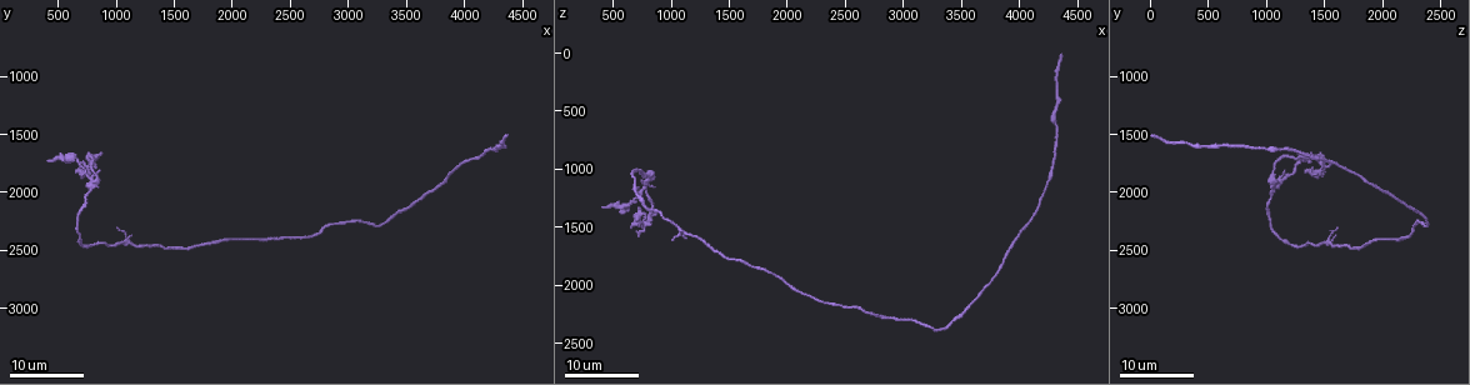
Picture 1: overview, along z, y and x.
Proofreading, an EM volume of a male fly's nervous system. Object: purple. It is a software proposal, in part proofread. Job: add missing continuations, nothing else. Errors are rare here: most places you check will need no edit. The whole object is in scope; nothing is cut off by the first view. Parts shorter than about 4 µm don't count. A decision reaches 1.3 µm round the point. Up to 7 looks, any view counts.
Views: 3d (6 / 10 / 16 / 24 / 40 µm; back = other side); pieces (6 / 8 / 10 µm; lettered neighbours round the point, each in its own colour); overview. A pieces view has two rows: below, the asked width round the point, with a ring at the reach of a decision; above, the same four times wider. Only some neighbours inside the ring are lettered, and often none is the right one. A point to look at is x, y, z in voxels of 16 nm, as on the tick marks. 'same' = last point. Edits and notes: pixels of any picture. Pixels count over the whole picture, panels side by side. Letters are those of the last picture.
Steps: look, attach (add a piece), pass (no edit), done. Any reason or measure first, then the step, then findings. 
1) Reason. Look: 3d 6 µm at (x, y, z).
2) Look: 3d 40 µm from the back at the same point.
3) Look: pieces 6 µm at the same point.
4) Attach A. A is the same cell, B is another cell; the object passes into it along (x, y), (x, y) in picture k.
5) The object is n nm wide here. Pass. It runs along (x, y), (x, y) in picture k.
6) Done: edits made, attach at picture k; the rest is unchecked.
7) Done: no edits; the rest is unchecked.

An open end. Look: 3d 24 µm at (4360, 1520, 20).

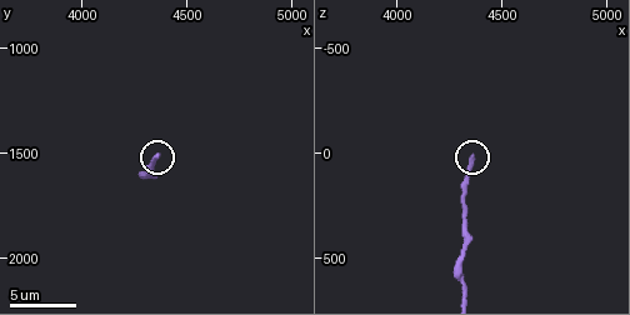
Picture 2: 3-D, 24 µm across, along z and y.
Look: pieces 6 µm at (4350, 1510, 10).

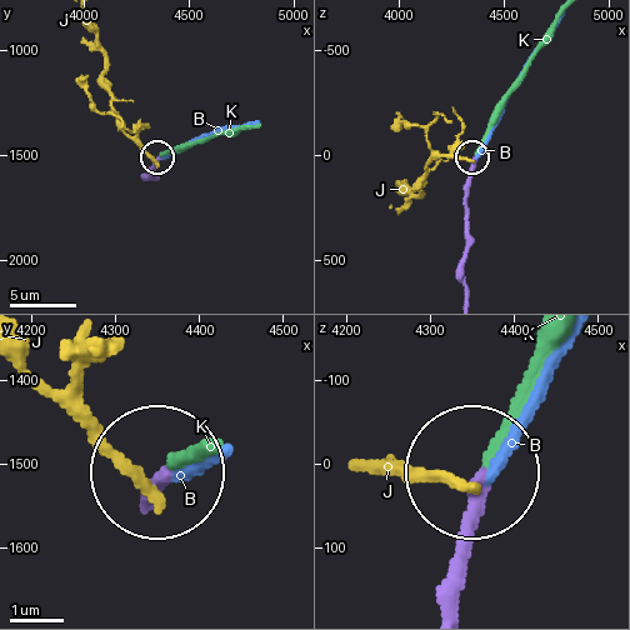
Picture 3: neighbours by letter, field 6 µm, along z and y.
Attach B. B is the same cell, J and K are other cells; the object passes into it along (143, 506), (161, 475), (205, 456) in picture 3; the neuron continues.

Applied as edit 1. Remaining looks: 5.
See it whole again. Look: overview.

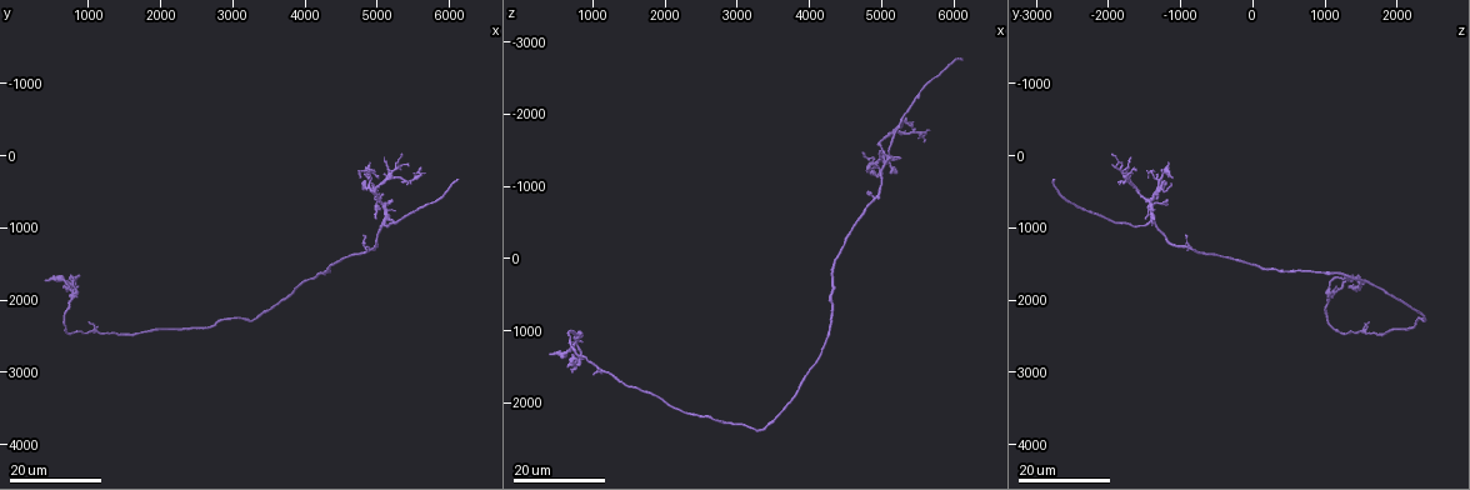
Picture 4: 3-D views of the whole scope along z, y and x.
Branch stops here. Look: 3d 16 µm at (4900, 100, -1150).

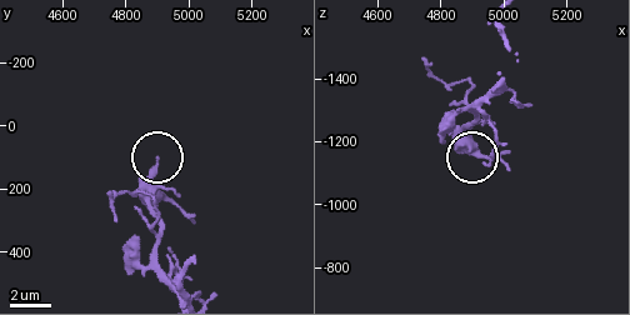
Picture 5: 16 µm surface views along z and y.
Look: 3d 6 µm at the same point.

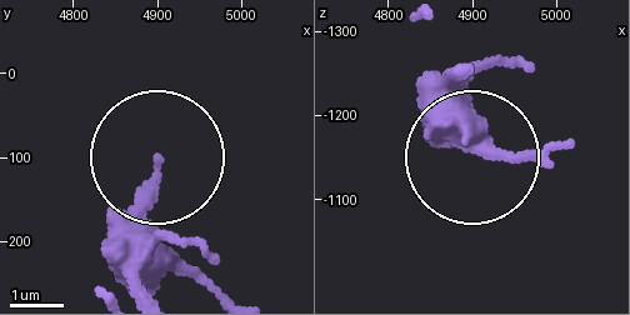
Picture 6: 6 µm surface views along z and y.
Look: pieces 10 µm at the same point.

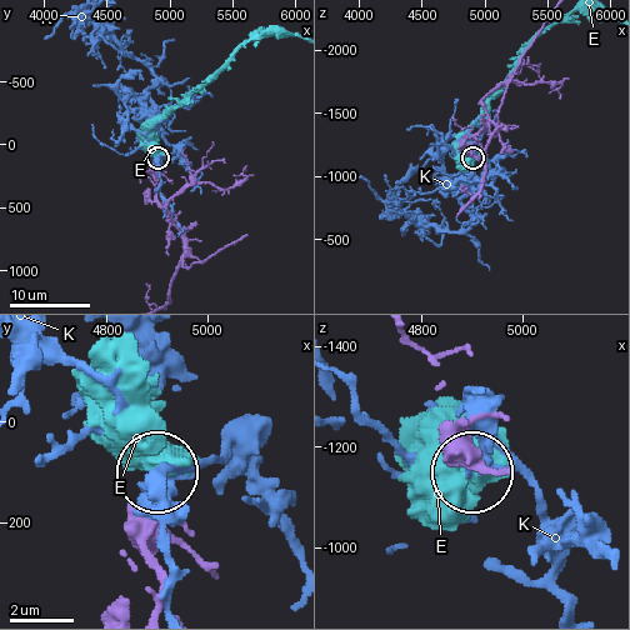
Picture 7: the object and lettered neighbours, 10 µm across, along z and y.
Pass. E and K are other cells; none of them fits.

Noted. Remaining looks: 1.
Done: edits made, attach at picture 3; the rest is unchecked.

